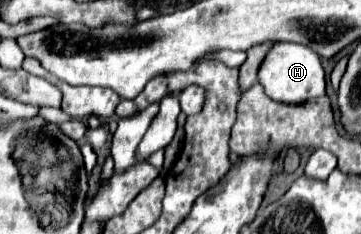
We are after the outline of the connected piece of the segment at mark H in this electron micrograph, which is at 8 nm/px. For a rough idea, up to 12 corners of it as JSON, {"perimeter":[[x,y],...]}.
{"perimeter":[[277,42],[259,70],[265,94],[301,104],[325,96],[309,46]]}

